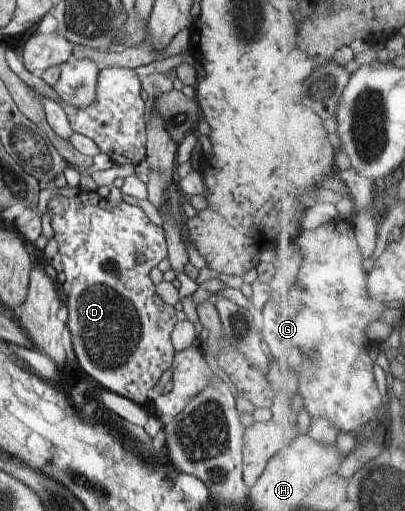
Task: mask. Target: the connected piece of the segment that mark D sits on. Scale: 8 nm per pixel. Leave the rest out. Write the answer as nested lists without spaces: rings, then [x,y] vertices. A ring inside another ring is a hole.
[[[79,191],[72,198],[53,197],[47,203],[46,211],[51,215],[54,238],[59,245],[58,252],[66,276],[66,325],[77,361],[85,373],[103,388],[142,406],[152,400],[154,387],[163,373],[171,368],[176,353],[171,344],[171,333],[179,322],[177,311],[157,295],[156,285],[149,278],[149,271],[168,257],[165,230],[152,223],[139,206],[122,202],[110,207],[97,192]],[[141,255],[145,259],[138,262]]]

